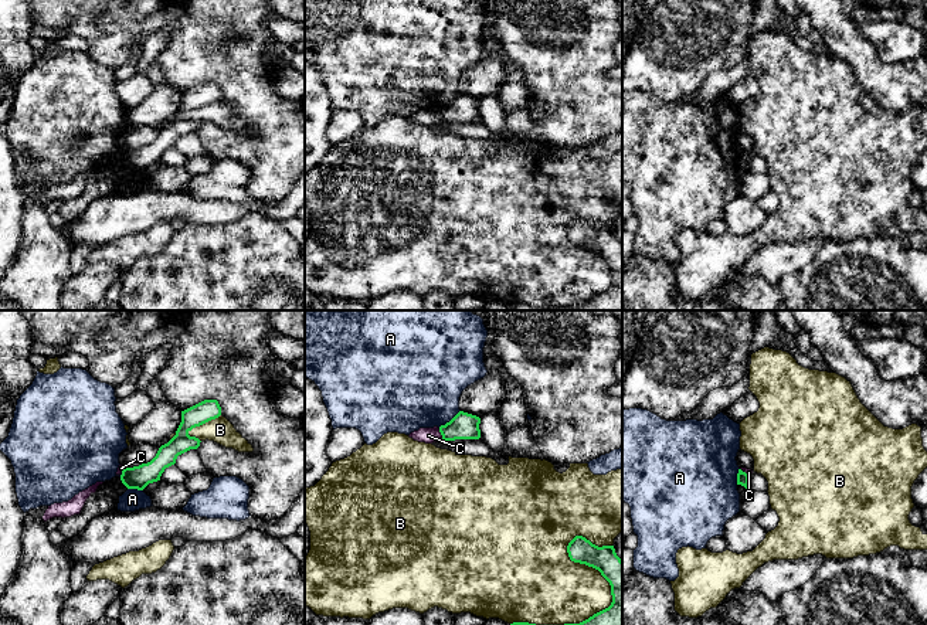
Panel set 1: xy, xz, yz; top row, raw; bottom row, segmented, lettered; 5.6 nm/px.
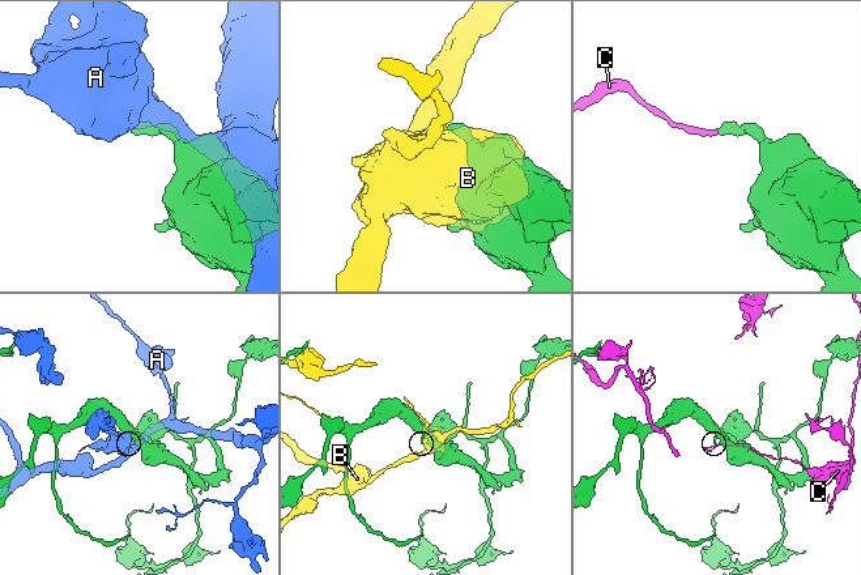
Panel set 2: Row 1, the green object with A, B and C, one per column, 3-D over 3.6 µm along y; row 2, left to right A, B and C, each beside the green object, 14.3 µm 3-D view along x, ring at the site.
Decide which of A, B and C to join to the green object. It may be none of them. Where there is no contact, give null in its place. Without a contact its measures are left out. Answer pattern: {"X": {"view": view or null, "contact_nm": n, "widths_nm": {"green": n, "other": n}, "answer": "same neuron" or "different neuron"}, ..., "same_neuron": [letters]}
{"A": {"view": "xz", "contact_nm": 160, "widths_nm": {"green": 150, "other": 440}, "answer": "different neuron"}, "B": {"view": "xz", "contact_nm": 550, "widths_nm": {"green": 160, "other": 380}, "answer": "different neuron"}, "C": {"view": "xz", "contact_nm": 70, "widths_nm": {"green": 150, "other": 90}, "answer": "different neuron"}, "same_neuron": []}

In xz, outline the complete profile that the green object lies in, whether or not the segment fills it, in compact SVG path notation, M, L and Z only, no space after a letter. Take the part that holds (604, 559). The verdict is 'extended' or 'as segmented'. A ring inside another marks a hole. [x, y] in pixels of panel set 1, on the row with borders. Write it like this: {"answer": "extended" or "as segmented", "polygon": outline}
{"answer": "as segmented", "polygon": "M575 536L567 546L567 553L571 561L585 564L588 567L592 567L601 573L601 575L609 582L611 585L611 595L612 602L608 608L594 614L588 619L580 622L580 624L564 624L564 625L622 625L622 560L617 556L614 546L602 546L598 547L592 544L590 540L587 540L583 536Z"}

